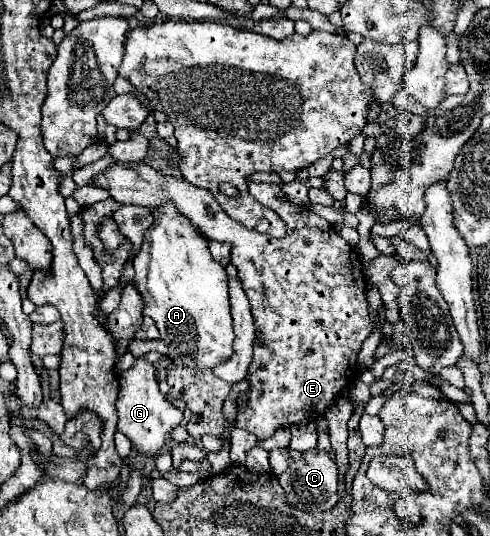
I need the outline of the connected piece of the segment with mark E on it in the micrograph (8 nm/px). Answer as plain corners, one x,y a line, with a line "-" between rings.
118,162
106,168
104,172
96,174
90,180
90,184
98,188
106,188
110,192
110,198
114,198
120,204
154,206
154,204
166,204
166,200
170,200
210,240
232,244
232,264
238,268
238,278
242,280
242,288
250,300
254,328
256,328
254,356
246,376
250,382
250,396
246,400
246,406
236,408
238,428
252,432
258,440
266,440
276,432
276,428
292,426
302,420
320,418
326,414
336,394
350,388
352,382
358,378
360,370
356,366
356,358
362,342
372,334
374,328
368,316
368,302
364,290
366,278
362,272
362,262
358,258
358,252
336,234
330,222
310,212
310,208
286,202
282,196
282,188
278,184
252,182
250,194
260,204
278,212
278,216
284,218
288,234
286,238
280,240
274,240
272,236
262,236
260,232
250,232
234,218
230,218
226,212
222,212
220,204
214,200
210,192
202,188
194,188
184,178
174,178
156,172
144,162

